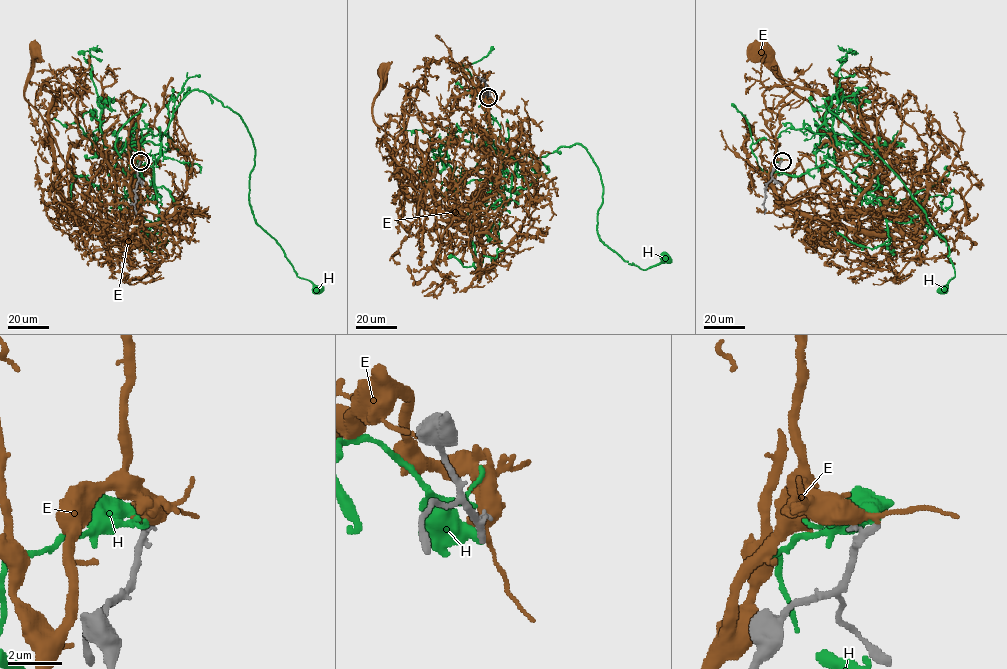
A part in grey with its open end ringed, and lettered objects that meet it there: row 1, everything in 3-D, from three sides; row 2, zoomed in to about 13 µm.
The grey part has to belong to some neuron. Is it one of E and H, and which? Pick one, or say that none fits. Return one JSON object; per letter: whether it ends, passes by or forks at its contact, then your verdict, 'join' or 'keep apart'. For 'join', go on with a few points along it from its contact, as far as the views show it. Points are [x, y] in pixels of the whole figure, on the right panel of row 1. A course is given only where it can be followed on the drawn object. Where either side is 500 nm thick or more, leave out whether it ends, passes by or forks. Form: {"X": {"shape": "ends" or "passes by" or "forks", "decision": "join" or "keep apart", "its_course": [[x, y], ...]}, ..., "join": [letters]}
{"E": {"shape": "passes by", "decision": "keep apart"}, "H": {"shape": "ends", "decision": "keep apart"}, "join": []}

